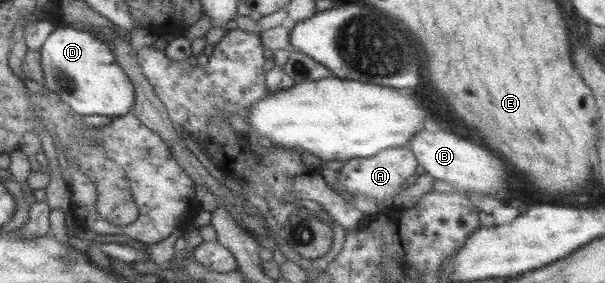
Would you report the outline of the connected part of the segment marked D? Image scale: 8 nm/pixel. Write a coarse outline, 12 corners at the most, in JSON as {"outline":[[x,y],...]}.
{"outline":[[57,25],[43,89],[79,116],[128,114],[134,89],[107,44]]}

